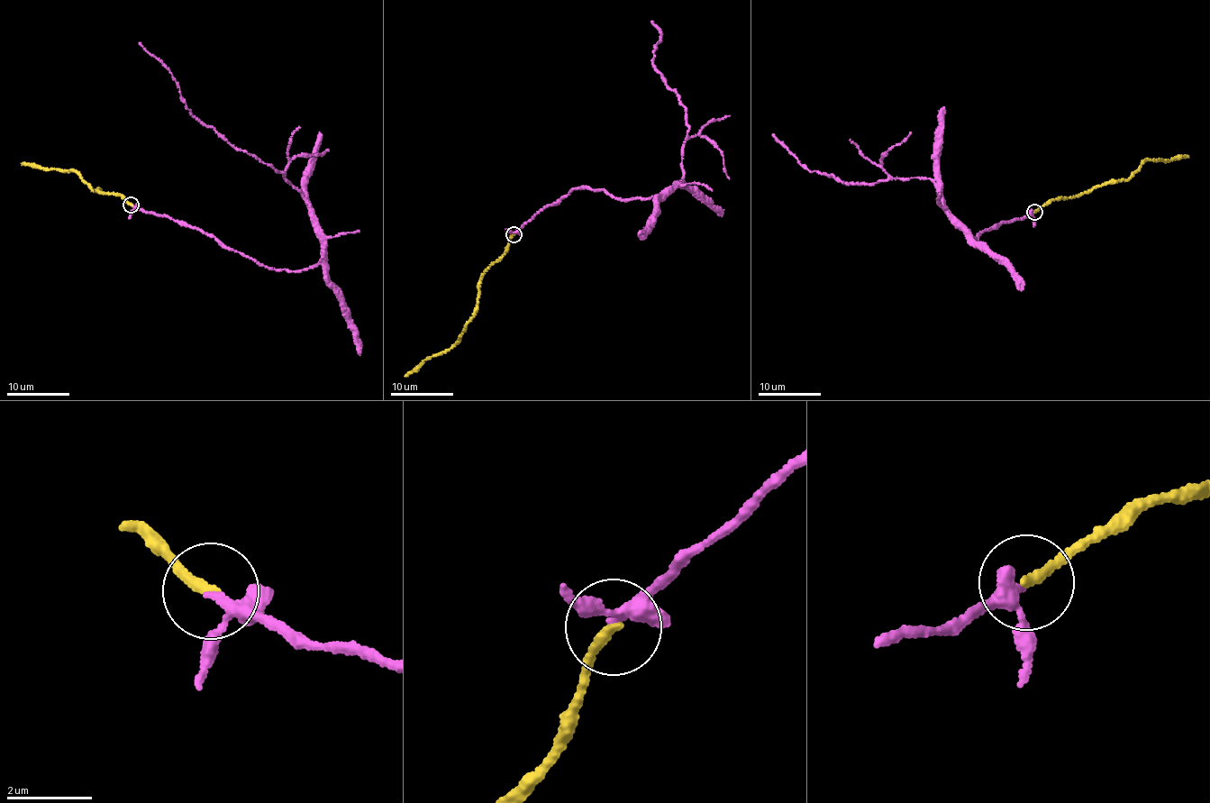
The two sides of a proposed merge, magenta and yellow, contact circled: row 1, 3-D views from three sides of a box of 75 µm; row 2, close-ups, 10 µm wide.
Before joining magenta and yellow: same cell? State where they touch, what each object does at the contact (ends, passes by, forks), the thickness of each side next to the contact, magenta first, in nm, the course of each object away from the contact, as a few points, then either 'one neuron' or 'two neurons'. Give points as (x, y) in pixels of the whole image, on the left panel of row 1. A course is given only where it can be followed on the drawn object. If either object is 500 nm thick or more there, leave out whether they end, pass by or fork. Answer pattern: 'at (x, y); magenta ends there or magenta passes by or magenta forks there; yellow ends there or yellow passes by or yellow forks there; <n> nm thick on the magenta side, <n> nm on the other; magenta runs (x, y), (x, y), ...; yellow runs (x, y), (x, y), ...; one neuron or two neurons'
at (131, 205); magenta passes by; yellow ends there; 160 nm thick on the magenta side, 240 nm on the other; magenta runs (130, 205), (274, 269), (306, 269), (322, 258), (314, 213), (300, 193), (191, 114), (171, 73), (139, 42); yellow runs (131, 204), (121, 196), (103, 194), (98, 189), (101, 190), (93, 189), (74, 171), (45, 170), (22, 163); one neuron

